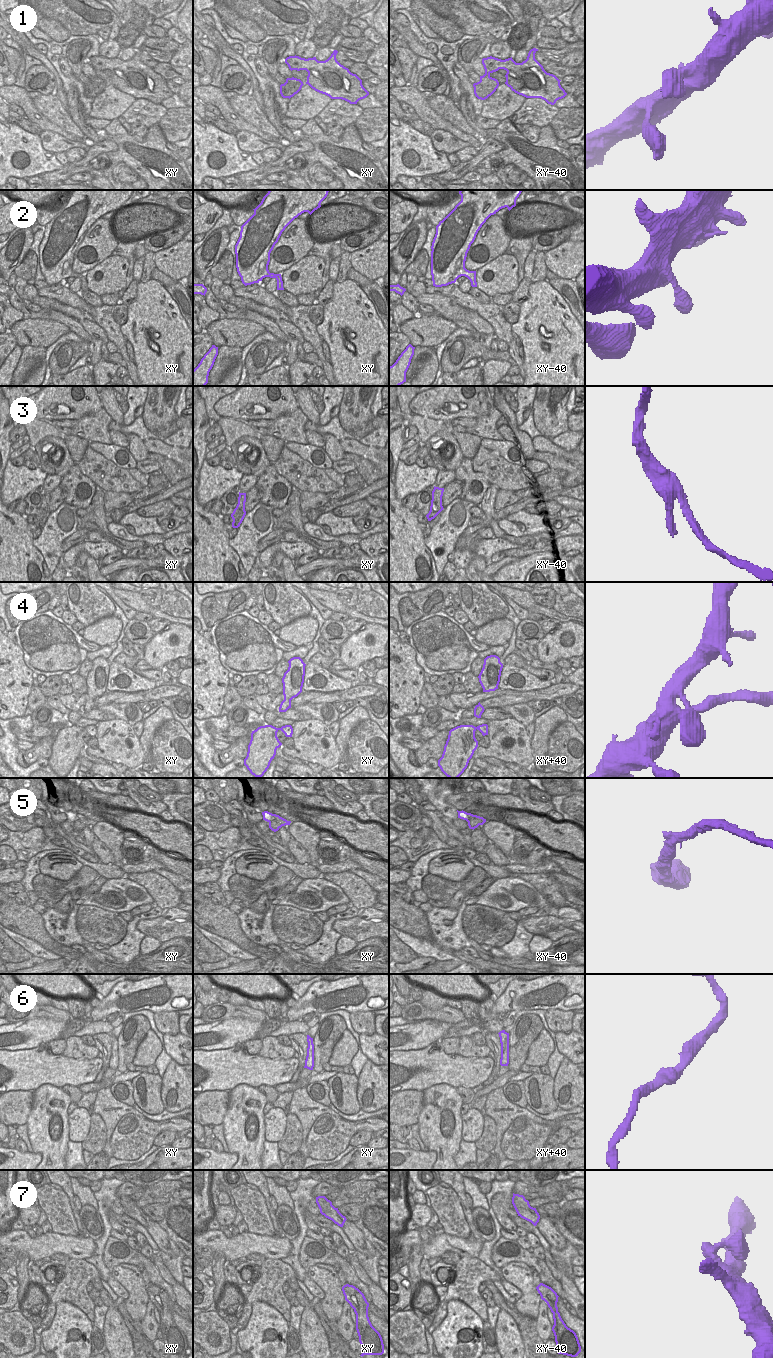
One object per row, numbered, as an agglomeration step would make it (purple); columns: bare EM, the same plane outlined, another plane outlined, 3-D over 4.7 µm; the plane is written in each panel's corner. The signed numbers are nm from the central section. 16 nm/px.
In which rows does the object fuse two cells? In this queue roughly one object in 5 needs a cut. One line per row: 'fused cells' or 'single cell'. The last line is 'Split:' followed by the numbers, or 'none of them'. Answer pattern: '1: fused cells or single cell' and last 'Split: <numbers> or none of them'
1: single cell
2: single cell
3: single cell
4: single cell
5: single cell
6: single cell
7: single cell
Split: none of them

